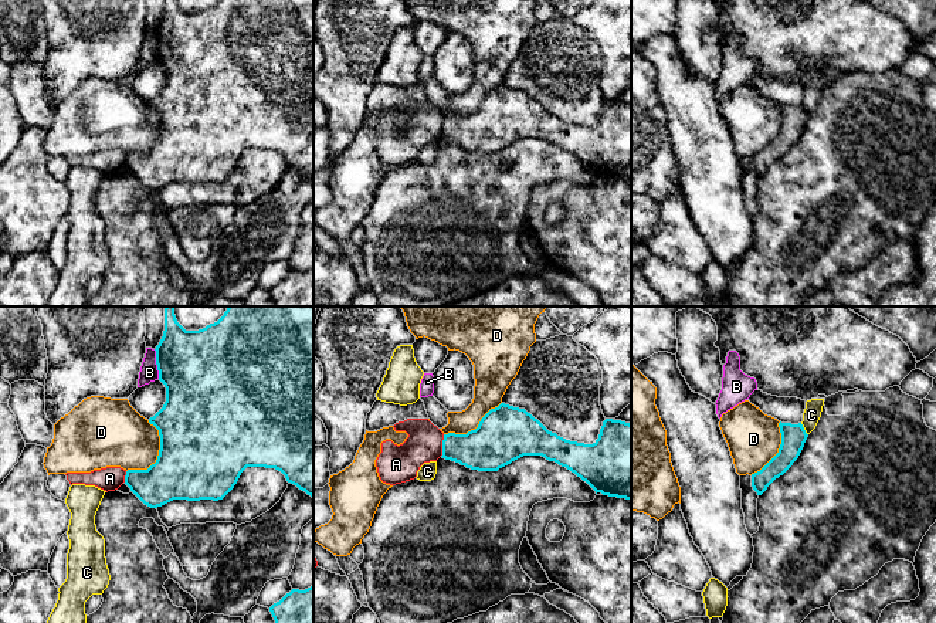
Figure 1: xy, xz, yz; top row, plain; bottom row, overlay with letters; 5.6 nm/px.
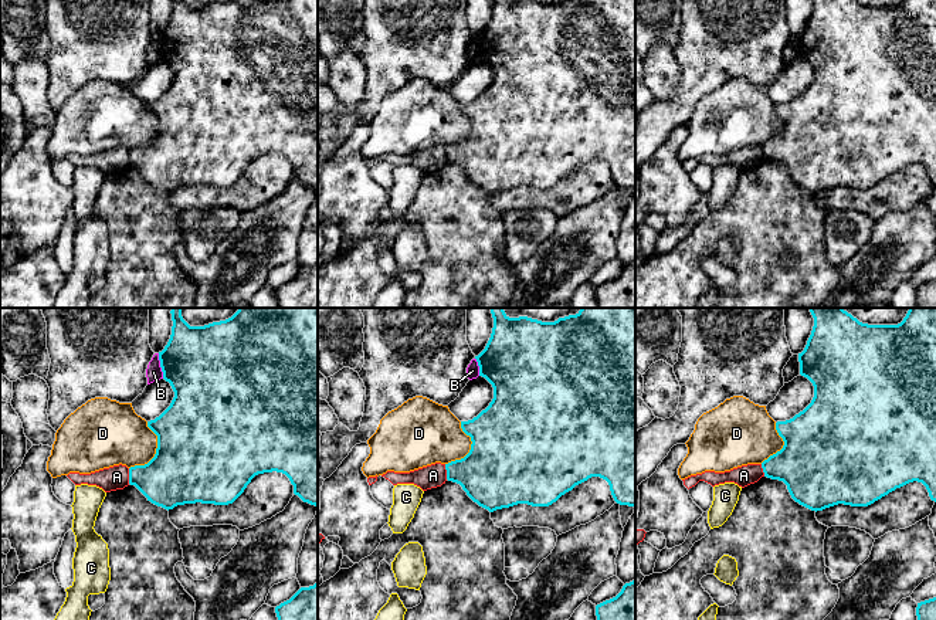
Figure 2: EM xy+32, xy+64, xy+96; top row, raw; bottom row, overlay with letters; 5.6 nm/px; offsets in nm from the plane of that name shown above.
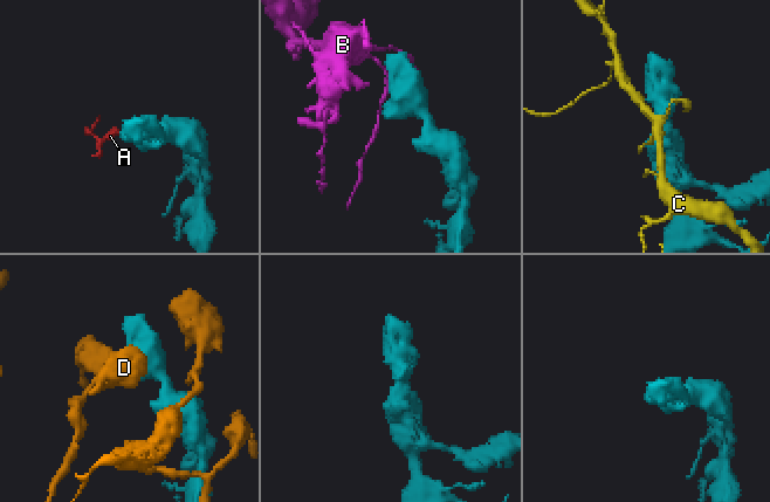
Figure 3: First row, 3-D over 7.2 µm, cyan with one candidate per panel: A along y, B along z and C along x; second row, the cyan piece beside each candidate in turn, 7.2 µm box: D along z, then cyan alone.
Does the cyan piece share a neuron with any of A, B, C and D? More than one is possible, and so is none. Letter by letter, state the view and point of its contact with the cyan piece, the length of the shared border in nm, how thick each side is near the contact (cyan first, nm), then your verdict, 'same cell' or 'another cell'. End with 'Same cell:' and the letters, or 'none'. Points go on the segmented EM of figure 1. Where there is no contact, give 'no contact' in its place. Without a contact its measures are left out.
A: xz (443, 446) | 130 nm | 260/200 nm | another cell
B: xy (156, 364) | 170 nm | 440/100 nm | another cell
C: yz (803, 429) | 80 nm | 140/100 nm | another cell
D: xy (158, 456) | 320 nm | 480/340 nm | another cell
Same cell: none

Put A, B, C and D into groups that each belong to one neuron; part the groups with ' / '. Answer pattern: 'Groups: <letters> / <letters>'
Groups: A / B / C / D

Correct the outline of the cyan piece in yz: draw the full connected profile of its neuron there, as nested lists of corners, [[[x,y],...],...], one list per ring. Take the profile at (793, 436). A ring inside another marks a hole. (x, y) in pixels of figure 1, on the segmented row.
[[[779,423],[781,444],[779,453],[757,473],[752,474],[752,487],[762,495],[798,458],[808,437],[801,423]]]

